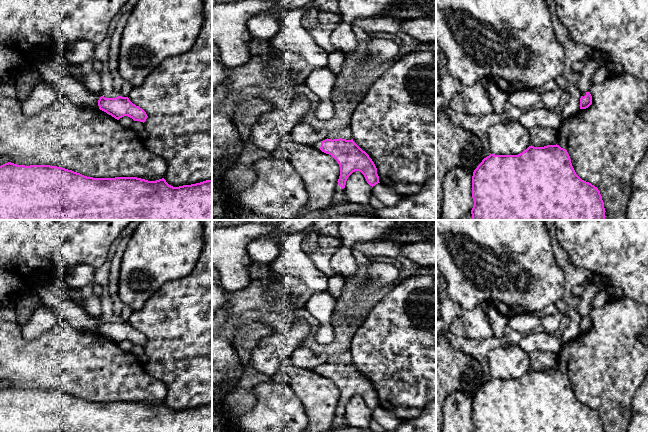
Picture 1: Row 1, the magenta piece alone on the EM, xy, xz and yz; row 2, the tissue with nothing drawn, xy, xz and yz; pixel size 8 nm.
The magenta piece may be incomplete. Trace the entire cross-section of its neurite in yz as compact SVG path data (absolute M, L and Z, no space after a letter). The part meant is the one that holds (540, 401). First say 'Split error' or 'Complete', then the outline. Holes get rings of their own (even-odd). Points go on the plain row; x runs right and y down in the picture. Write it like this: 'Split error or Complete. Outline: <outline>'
Complete. Outline: M557 368L531 369L518 379L490 378L473 396L472 422L473 432L604 432L598 412L576 398L567 374Z

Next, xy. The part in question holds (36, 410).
Complete. Outline: M8 386L0 390L0 432L212 432L212 403L196 408L173 411L164 402L156 405L148 405L137 401L93 402L57 390L25 390Z

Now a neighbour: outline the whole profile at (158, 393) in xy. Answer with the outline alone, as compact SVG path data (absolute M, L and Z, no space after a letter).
M0 321L0 380L9 381L10 386L17 389L57 390L93 402L137 401L156 405L164 402L167 396L165 384L149 375L140 359L131 351L124 351L100 333L75 329L66 321L59 321L53 328L30 341L23 338L18 323Z

